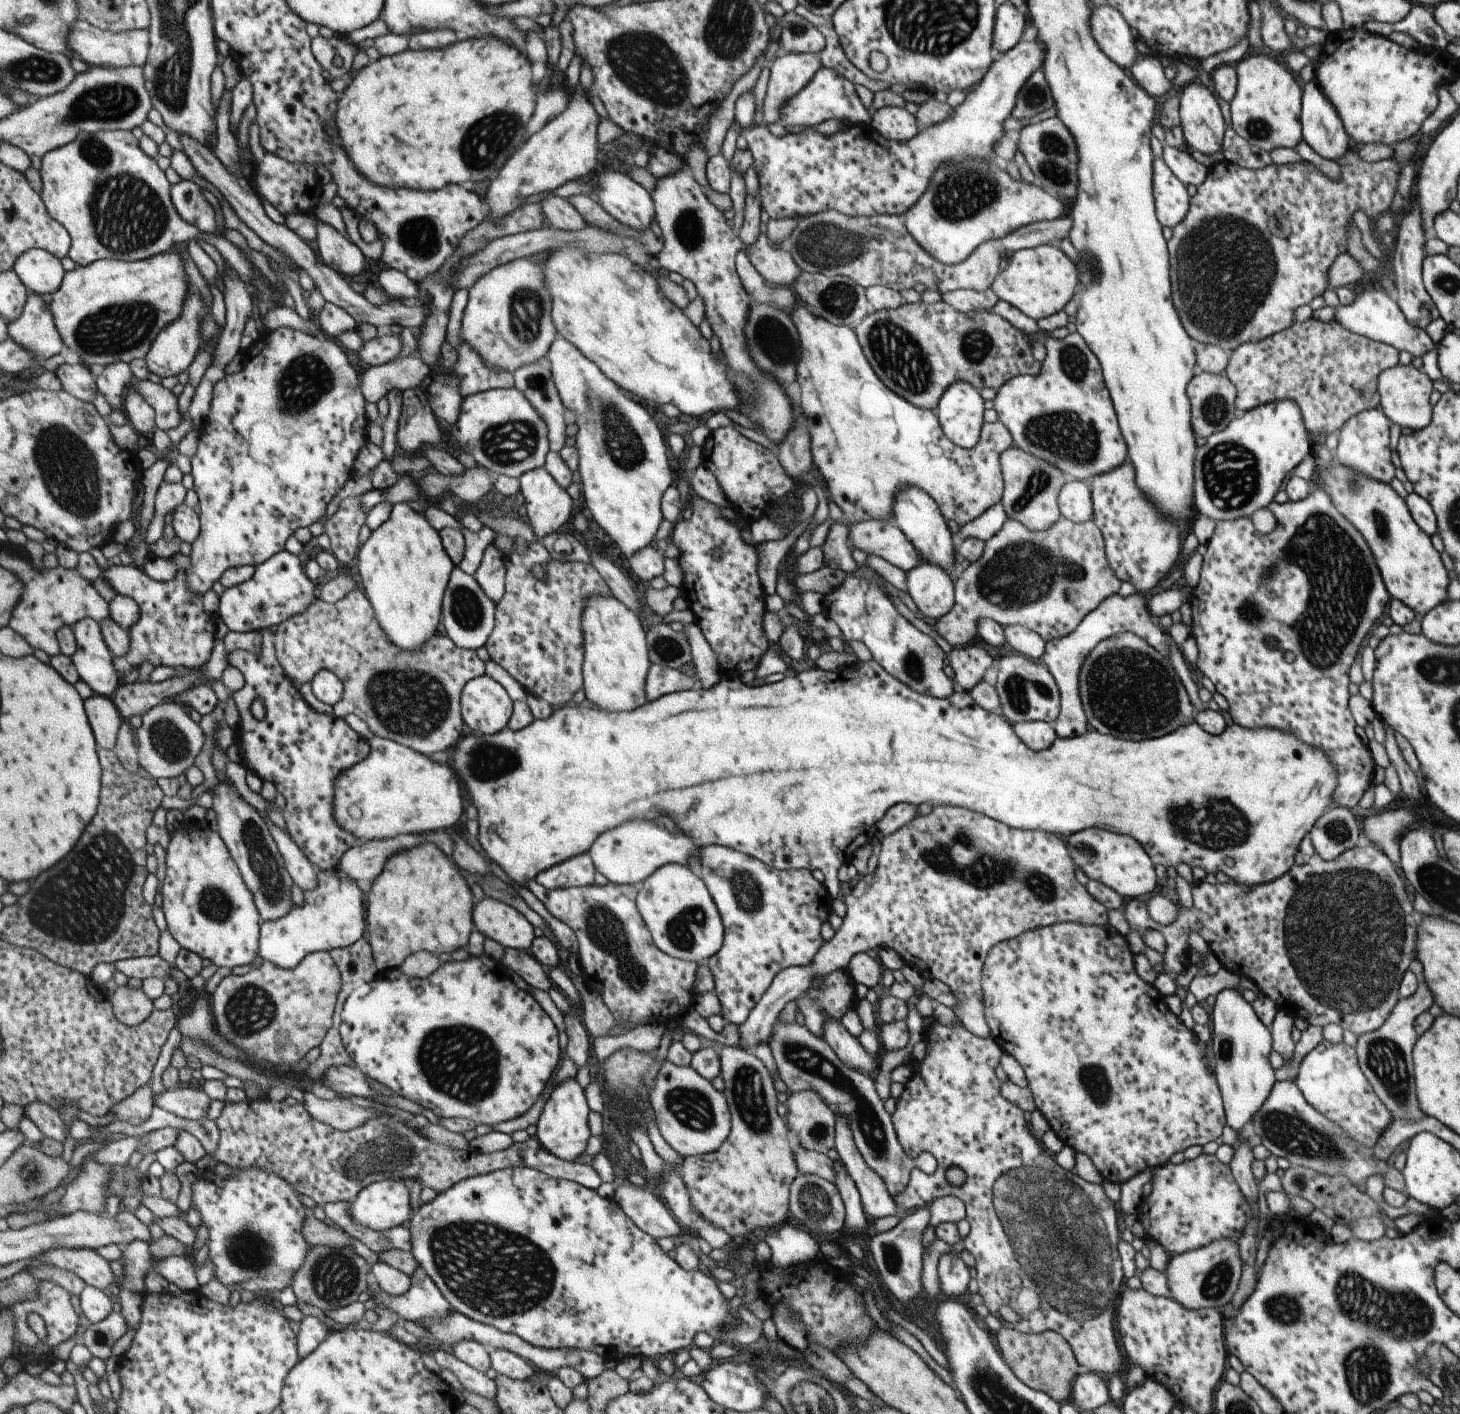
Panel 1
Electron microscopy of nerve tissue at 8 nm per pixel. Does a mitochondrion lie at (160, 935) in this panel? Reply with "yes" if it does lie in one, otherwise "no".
no

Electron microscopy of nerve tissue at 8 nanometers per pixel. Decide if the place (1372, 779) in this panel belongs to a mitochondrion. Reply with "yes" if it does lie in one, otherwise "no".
no

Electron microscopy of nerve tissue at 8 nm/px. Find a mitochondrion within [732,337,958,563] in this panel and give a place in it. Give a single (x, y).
(748, 382)

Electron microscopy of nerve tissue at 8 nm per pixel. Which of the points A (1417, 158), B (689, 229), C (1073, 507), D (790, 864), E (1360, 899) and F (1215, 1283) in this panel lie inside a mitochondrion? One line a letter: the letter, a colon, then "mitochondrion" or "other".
A: other
B: mitochondrion
C: other
D: other
E: mitochondrion
F: mitochondrion

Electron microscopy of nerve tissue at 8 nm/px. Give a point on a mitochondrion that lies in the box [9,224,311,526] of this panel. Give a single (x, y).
(64, 464)

